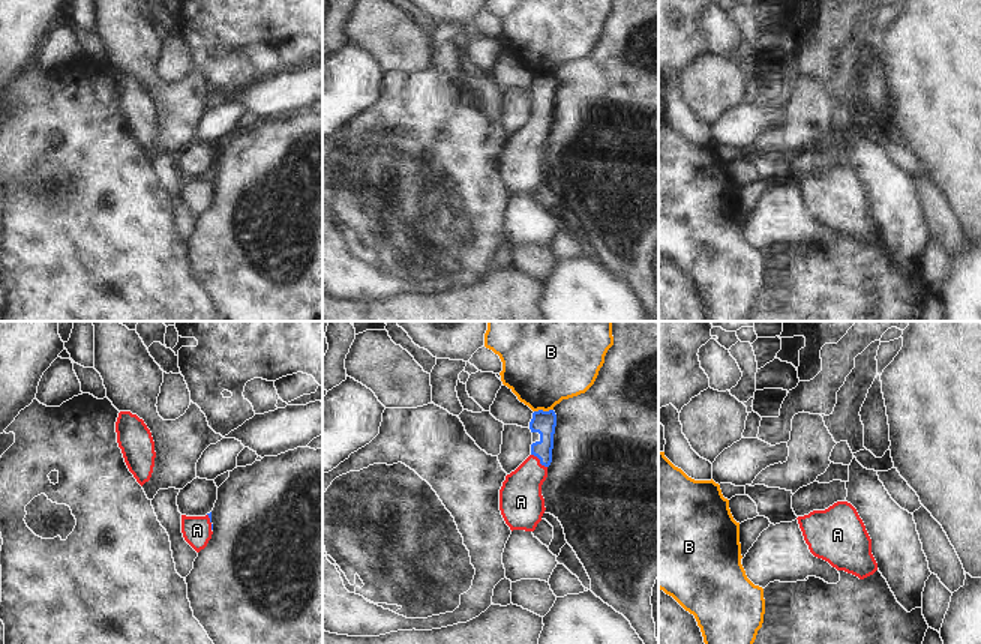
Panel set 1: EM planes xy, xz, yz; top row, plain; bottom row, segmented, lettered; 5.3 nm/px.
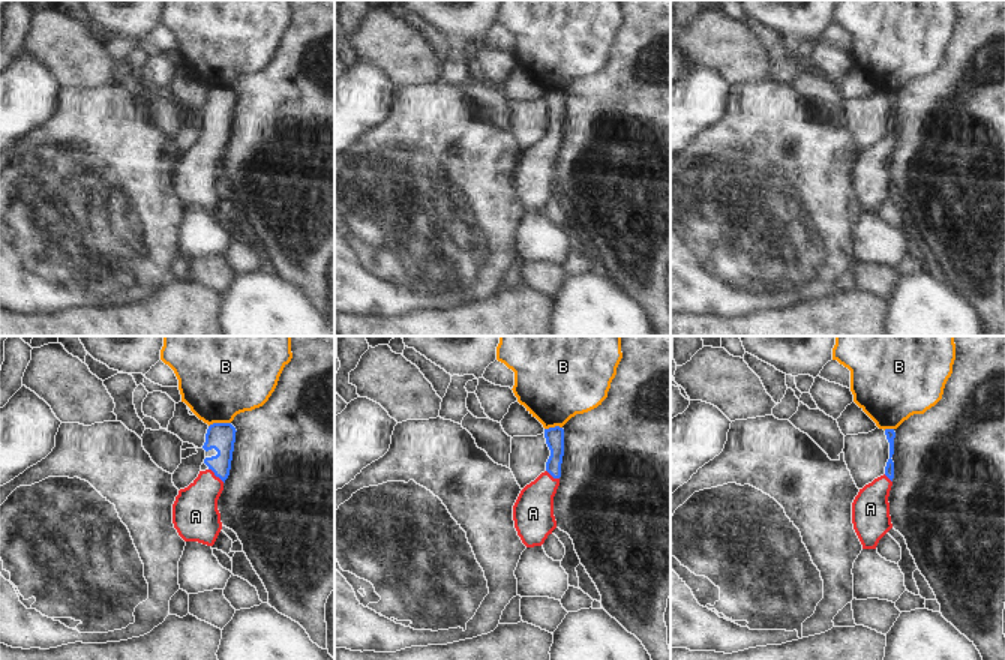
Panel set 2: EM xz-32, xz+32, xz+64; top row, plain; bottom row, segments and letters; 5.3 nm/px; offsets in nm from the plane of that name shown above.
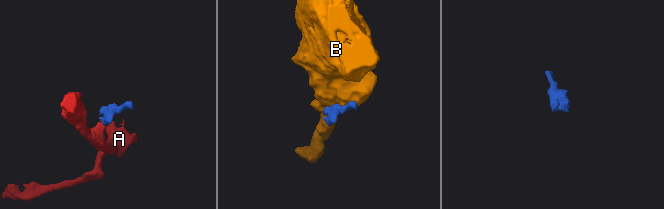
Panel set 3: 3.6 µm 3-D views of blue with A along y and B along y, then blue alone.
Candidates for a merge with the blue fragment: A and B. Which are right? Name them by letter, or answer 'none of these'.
A

